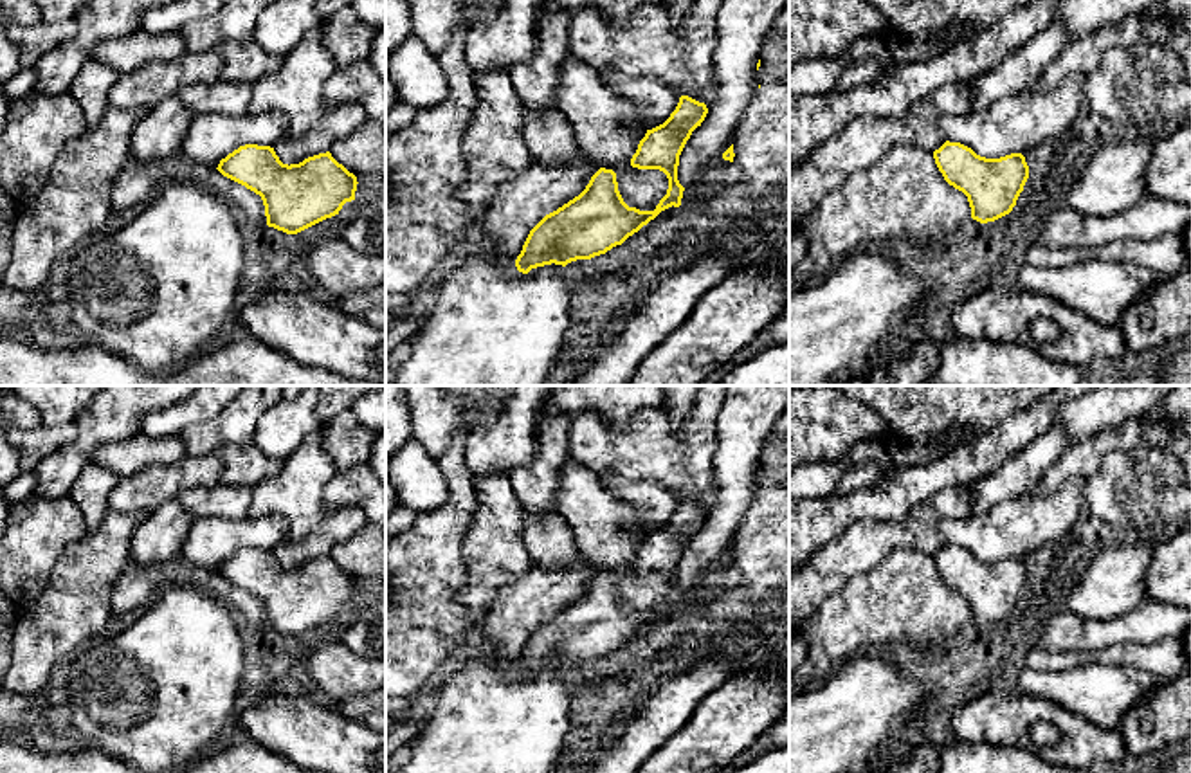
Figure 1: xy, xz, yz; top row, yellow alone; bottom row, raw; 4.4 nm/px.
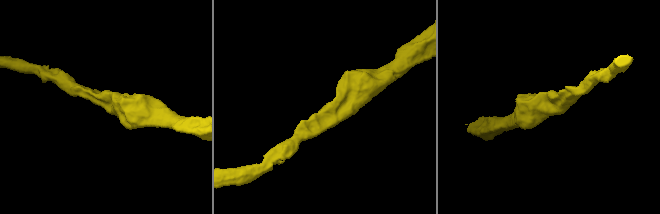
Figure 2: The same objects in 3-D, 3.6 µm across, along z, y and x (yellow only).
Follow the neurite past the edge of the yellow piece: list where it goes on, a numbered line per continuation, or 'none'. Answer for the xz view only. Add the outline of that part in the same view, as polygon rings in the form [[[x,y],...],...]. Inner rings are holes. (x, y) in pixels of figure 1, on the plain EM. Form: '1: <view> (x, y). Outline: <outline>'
none

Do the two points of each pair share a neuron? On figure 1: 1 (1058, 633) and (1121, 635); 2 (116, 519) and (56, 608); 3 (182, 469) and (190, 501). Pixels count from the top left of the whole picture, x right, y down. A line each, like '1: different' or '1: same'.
1: same
2: same
3: different

